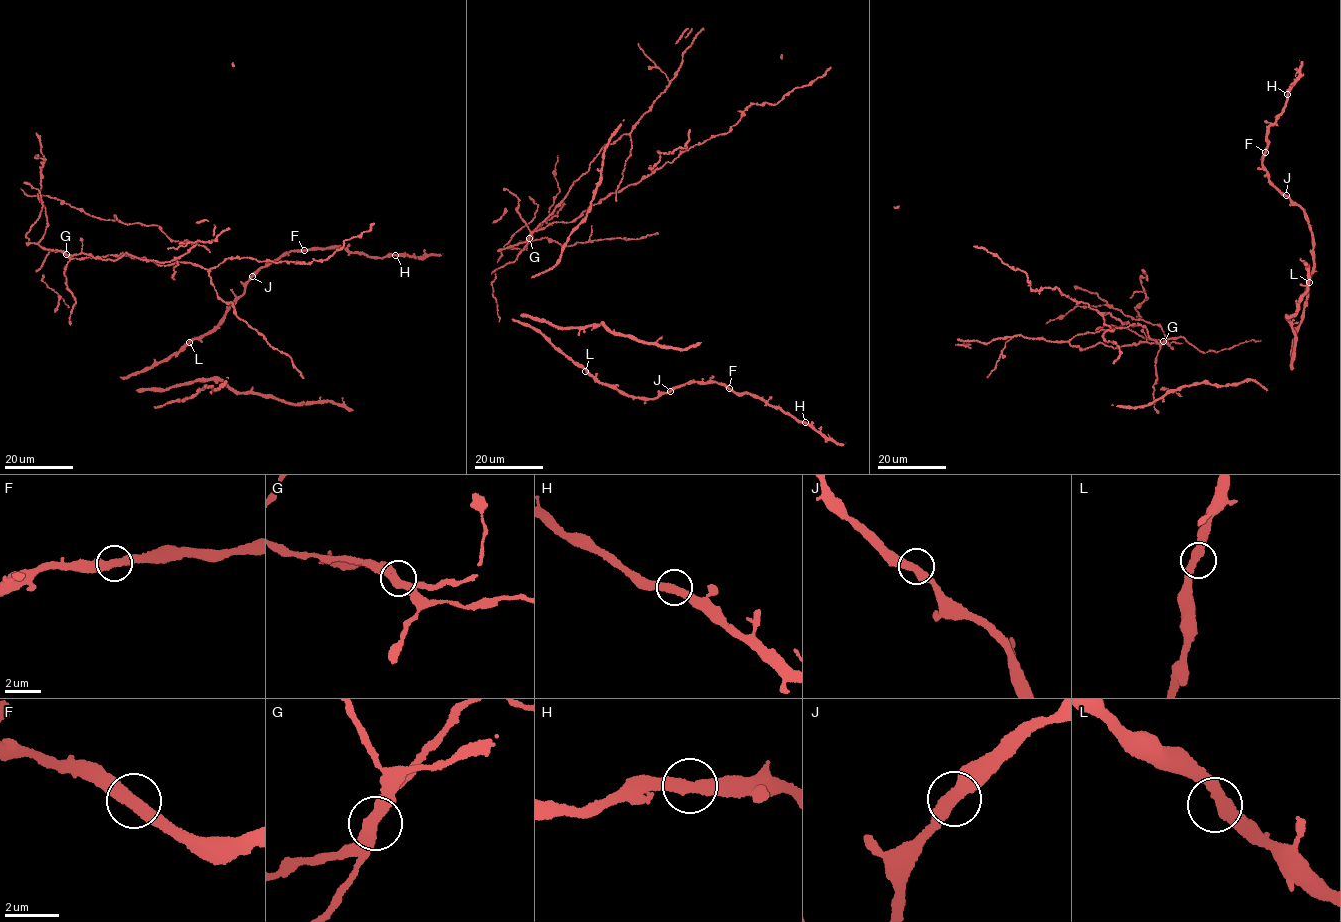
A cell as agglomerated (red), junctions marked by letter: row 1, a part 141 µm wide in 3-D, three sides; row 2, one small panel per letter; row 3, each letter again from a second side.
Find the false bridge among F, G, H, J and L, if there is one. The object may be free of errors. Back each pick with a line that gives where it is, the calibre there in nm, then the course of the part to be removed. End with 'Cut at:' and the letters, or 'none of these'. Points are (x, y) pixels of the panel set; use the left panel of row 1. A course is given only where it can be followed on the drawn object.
G: Place: (66, 254). Thickness 440 nm. Course of the part to remove: (66, 254), (174, 260), (221, 232), (215, 232), (207, 220), (196, 223)
Cut at: G

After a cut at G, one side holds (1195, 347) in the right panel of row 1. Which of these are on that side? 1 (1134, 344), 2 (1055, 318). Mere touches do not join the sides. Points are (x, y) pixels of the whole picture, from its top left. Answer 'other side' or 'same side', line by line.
1: same side
2: other side

